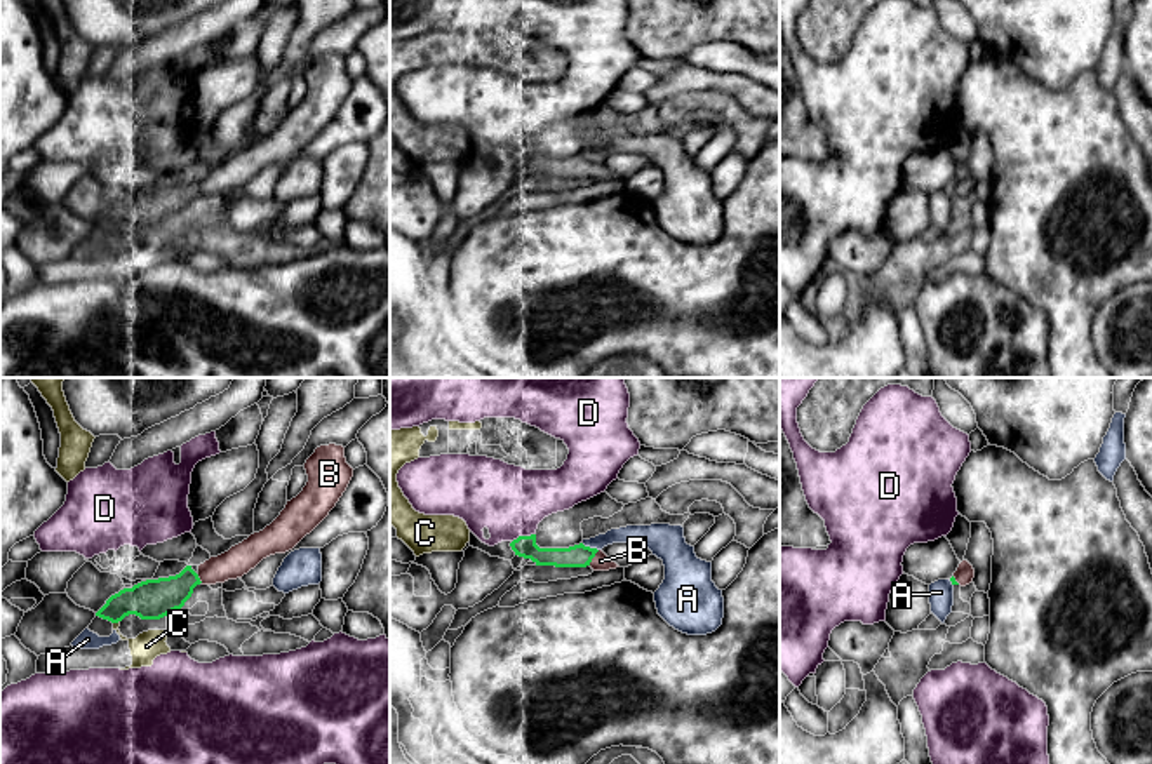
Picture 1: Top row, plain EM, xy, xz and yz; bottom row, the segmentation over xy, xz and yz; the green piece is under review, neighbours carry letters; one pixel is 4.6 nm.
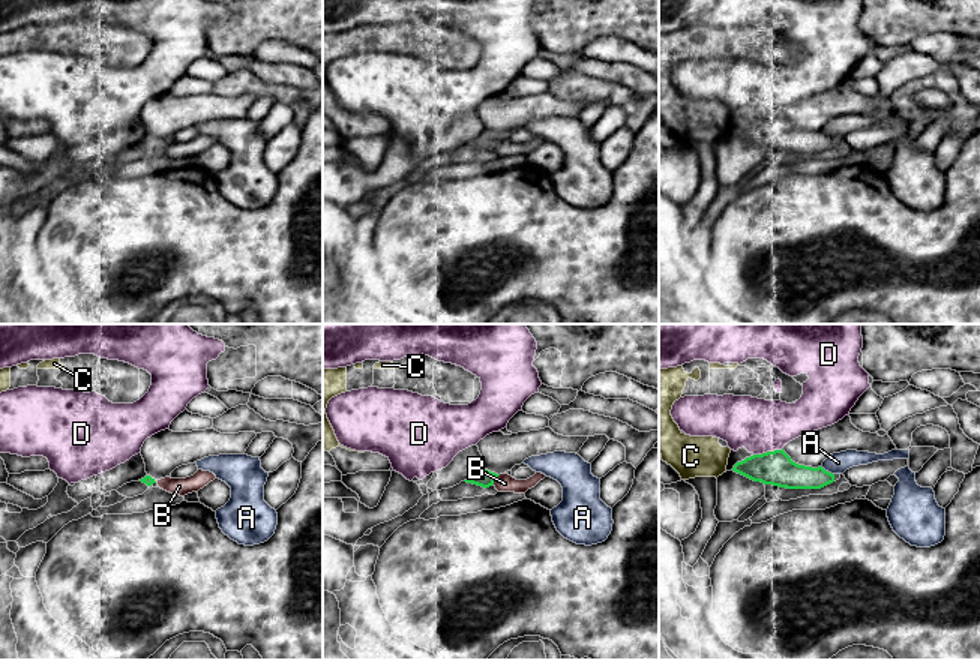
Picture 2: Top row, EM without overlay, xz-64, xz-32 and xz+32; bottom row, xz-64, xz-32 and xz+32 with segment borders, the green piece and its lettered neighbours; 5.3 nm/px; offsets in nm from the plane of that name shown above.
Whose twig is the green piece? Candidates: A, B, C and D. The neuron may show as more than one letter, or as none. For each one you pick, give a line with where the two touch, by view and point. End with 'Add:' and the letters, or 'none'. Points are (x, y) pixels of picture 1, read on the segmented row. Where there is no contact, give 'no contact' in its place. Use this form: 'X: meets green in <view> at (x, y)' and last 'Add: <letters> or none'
B: meets green in xz at (594, 556)
Add: B

